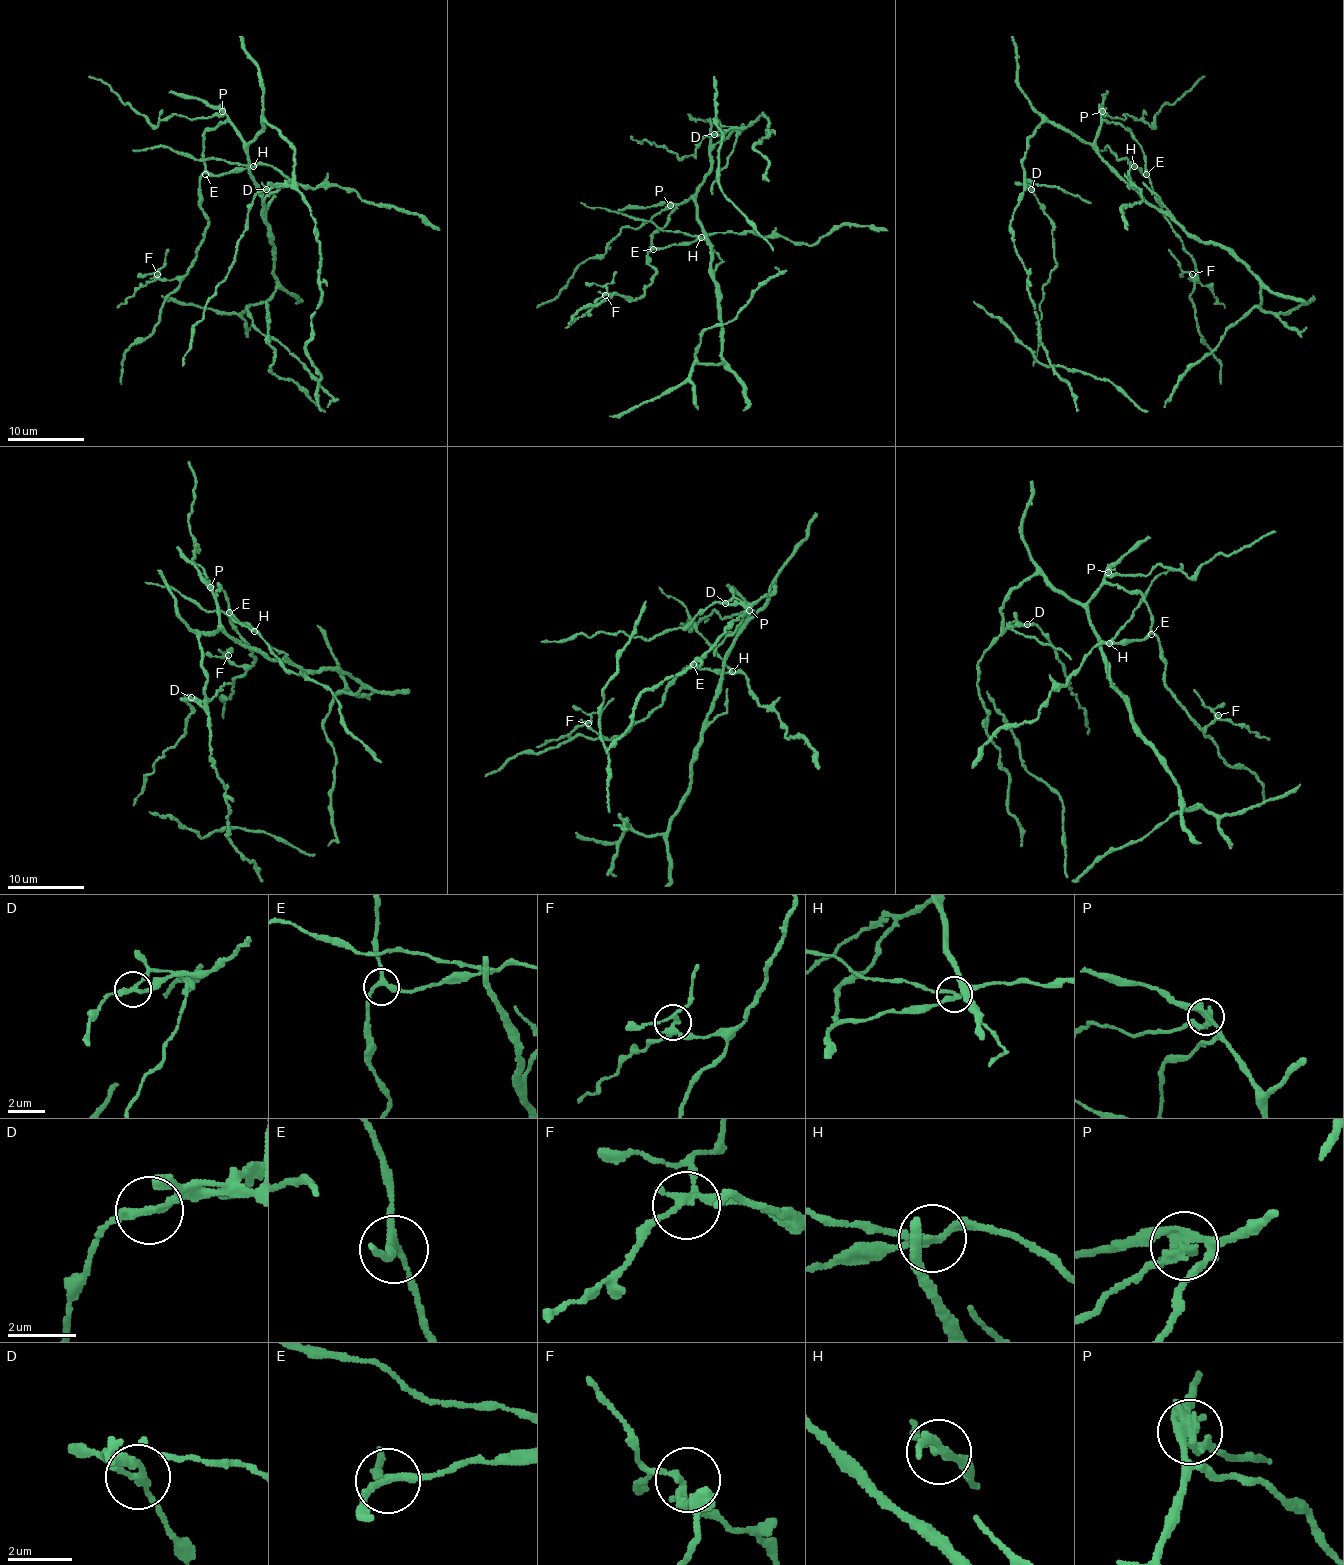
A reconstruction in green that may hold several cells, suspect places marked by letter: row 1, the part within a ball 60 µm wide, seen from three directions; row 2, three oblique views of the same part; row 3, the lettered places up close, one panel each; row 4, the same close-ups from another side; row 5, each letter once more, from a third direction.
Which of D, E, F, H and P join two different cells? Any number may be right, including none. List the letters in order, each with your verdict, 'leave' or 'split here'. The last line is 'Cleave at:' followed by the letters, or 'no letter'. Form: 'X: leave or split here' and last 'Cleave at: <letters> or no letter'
D: split here
E: leave
F: leave
H: split here
P: split here
Cleave at: D, H, P

